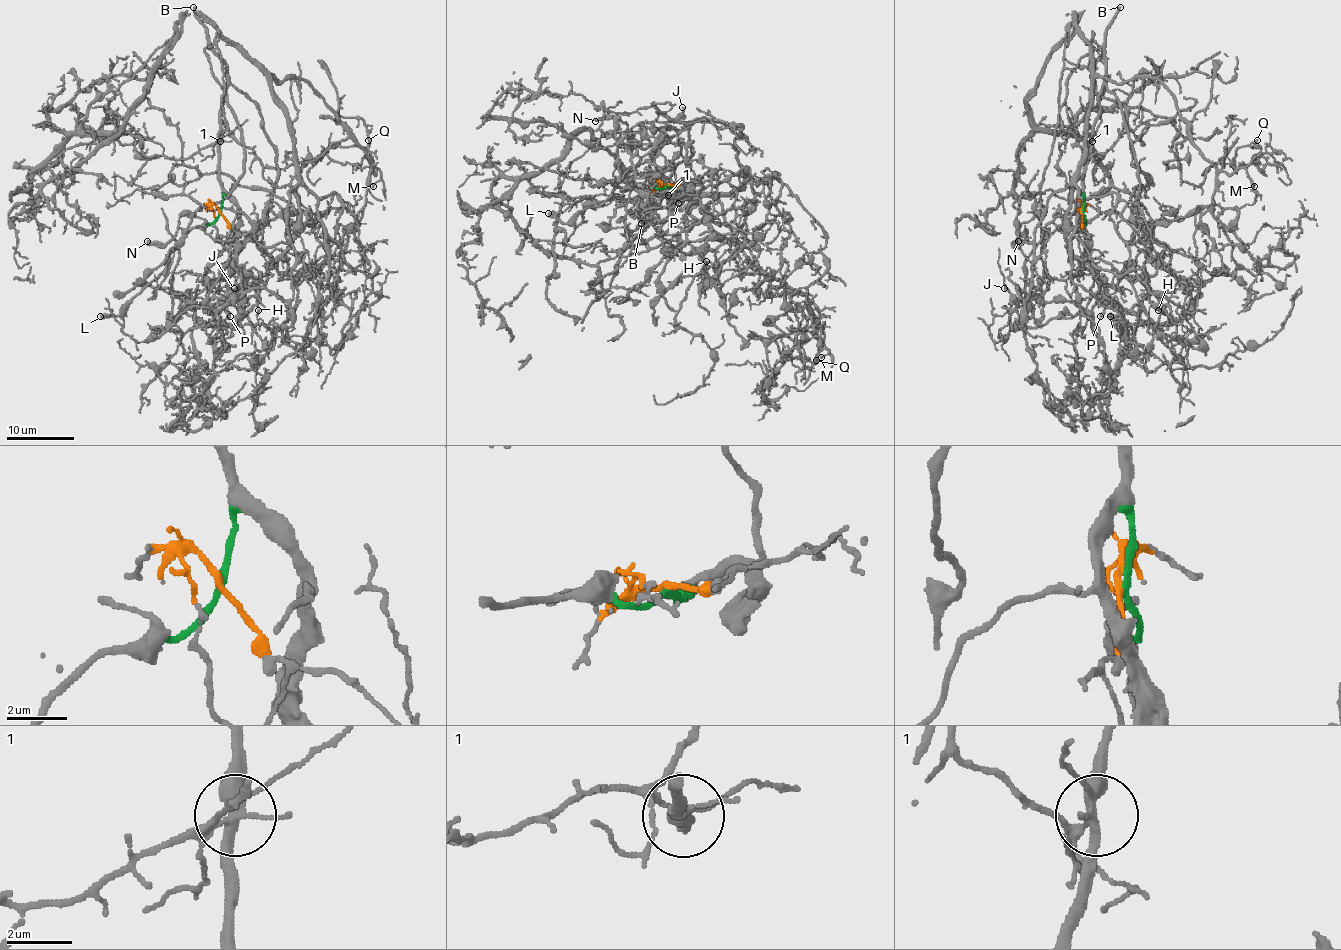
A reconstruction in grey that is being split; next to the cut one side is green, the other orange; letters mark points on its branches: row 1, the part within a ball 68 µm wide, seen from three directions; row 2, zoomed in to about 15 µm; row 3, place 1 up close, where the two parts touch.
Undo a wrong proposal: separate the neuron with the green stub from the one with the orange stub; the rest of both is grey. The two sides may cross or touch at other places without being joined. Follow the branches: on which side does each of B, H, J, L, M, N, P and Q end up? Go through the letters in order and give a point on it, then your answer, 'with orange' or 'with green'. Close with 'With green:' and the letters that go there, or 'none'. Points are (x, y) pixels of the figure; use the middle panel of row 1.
B: (641, 223) | with green
H: (706, 261) | with orange
J: (682, 107) | with orange
L: (548, 213) | with green
M: (821, 357) | with orange
N: (595, 121) | with green
P: (678, 203) | with green
Q: (816, 360) | with orange
With green: B, L, N, P

